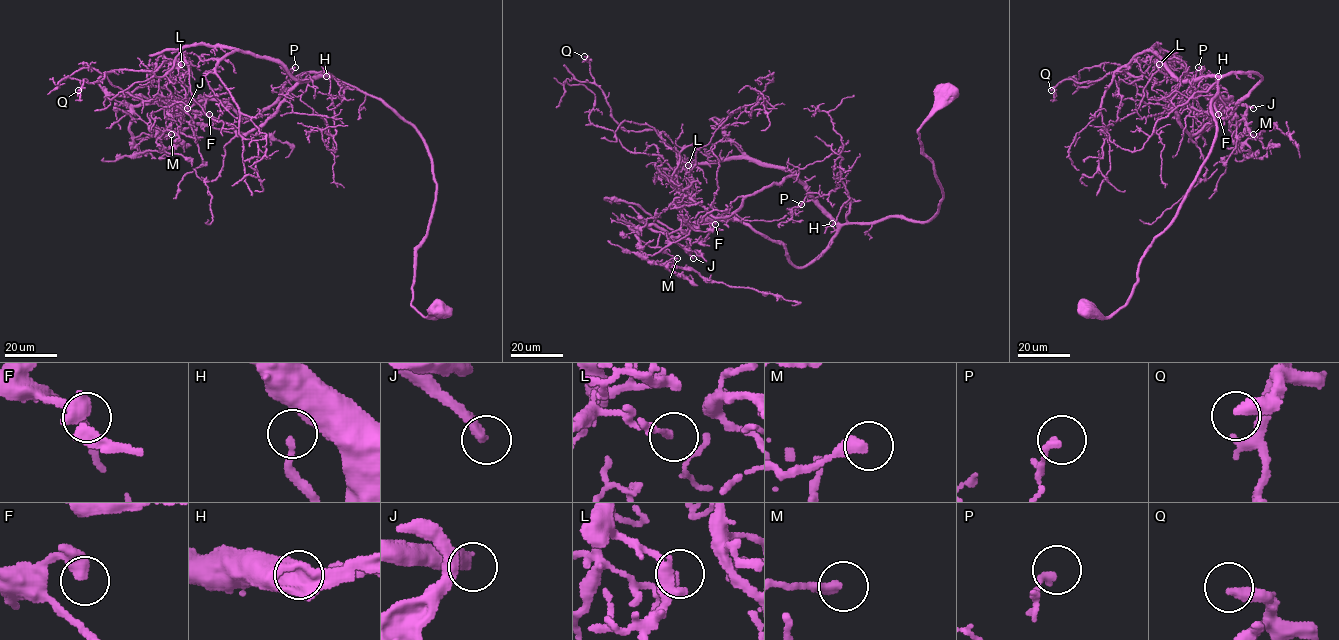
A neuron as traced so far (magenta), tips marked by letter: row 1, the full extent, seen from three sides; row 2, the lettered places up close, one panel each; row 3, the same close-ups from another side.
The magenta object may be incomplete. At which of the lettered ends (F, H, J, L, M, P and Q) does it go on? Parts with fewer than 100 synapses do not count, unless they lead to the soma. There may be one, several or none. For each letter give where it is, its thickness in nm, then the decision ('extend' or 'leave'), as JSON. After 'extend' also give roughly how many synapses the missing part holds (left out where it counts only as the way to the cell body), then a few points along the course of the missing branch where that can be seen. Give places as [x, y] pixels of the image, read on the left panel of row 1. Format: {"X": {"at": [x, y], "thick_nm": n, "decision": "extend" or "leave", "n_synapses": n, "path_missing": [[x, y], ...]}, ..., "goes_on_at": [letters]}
{"F": {"at": [209, 114], "thick_nm": 360, "decision": "leave"}, "H": {"at": [326, 76], "thick_nm": 190, "decision": "leave"}, "J": {"at": [187, 108], "thick_nm": 400, "decision": "extend", "n_synapses": 180, "path_missing": [[187, 108], [203, 109], [246, 101], [263, 88], [280, 85], [320, 87]]}, "L": {"at": [181, 64], "thick_nm": 150, "decision": "leave"}, "M": {"at": [171, 134], "thick_nm": 360, "decision": "leave"}, "P": {"at": [295, 67], "thick_nm": 200, "decision": "leave"}, "Q": {"at": [78, 90], "thick_nm": 340, "decision": "leave"}, "goes_on_at": ["J"]}

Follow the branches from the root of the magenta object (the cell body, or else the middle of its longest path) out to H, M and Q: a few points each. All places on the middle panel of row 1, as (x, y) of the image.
H: (945, 91), (918, 130), (921, 151), (941, 187), (938, 211), (925, 221), (887, 217), (836, 230), (832, 223)
M: (945, 91), (918, 130), (928, 221), (844, 224), (802, 267), (736, 220), (636, 235), (677, 258)
Q: (945, 91), (918, 130), (938, 211), (839, 224), (786, 169), (686, 165), (657, 131), (625, 131), (584, 56)

